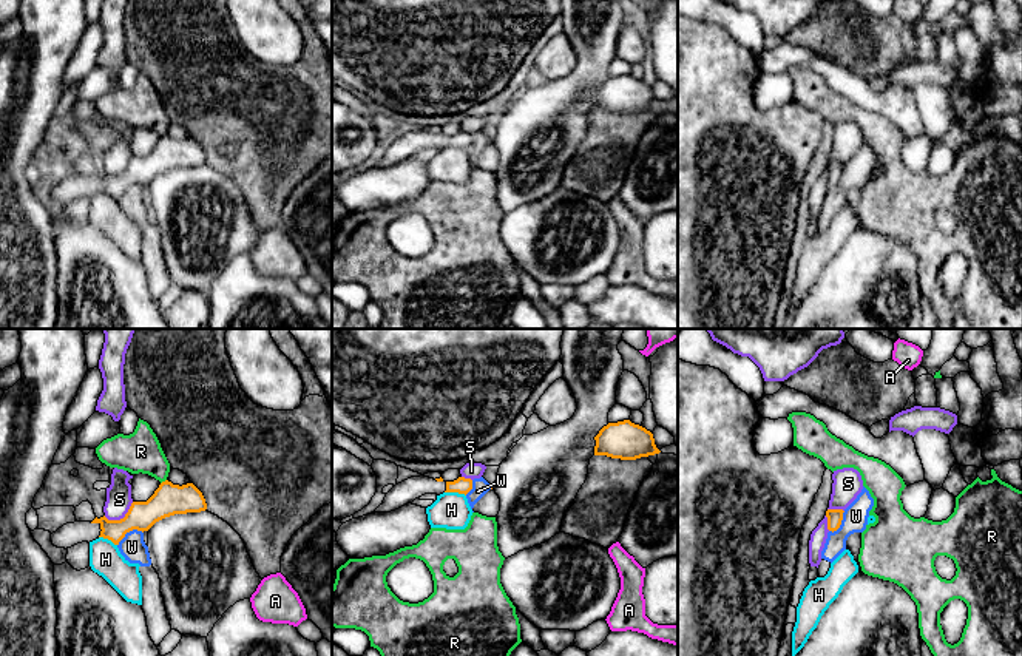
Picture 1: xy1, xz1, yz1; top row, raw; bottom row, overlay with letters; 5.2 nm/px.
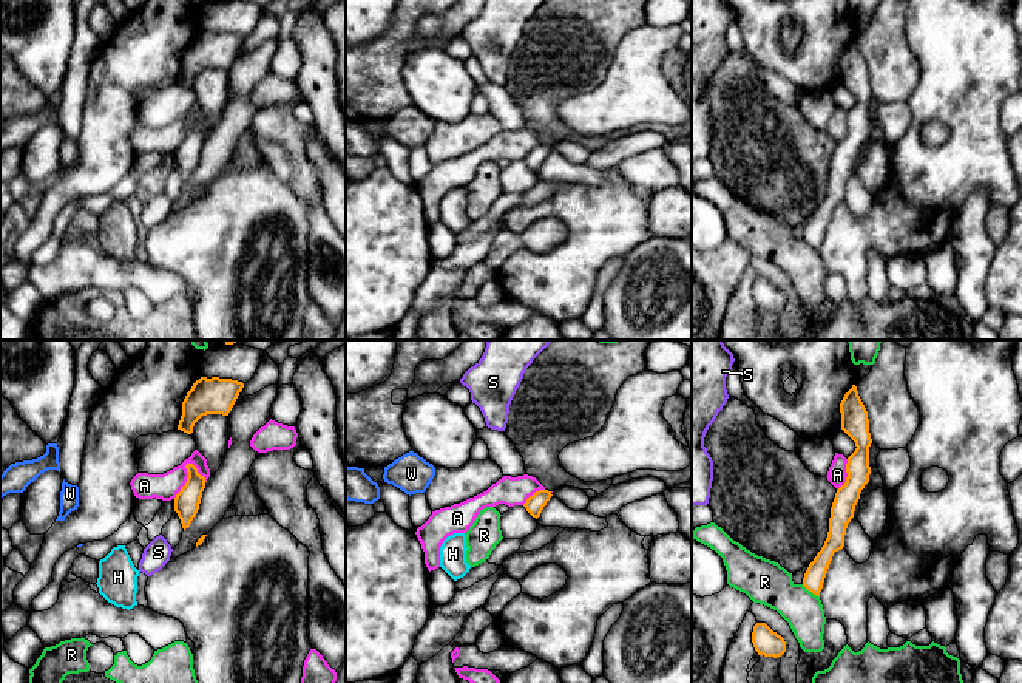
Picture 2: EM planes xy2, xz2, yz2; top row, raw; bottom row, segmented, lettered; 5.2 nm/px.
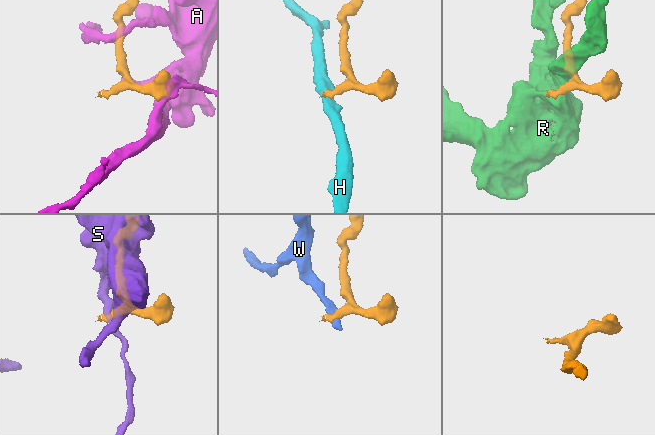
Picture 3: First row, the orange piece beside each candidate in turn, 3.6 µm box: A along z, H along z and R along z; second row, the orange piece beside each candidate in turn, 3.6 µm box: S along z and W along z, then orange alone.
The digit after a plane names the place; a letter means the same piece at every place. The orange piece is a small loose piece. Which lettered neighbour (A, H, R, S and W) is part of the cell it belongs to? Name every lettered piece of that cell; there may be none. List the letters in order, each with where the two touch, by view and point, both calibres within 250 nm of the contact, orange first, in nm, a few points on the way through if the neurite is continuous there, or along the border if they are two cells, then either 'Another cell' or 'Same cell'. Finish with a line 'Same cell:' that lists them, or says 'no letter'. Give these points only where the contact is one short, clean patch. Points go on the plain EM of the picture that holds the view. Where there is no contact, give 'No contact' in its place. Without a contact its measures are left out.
A: Touches orange at xy2 (187, 133). Thickness 130 nm (orange) against 140 nm. Boundary: xy2 (192, 116), (186, 119), (186, 138), (173, 152). Another cell
H: Touches orange at xz1 (456, 145). Thickness 90 nm (orange) against 190 nm. Boundary: xz1 (445, 145), (457, 145), (465, 150). Another cell
R: Touches orange at yz2 (811, 244). Thickness 110 nm (orange) against 240 nm. Another cell
S: Touches orange at xy1 (121, 173). Thickness 150 nm (orange) against 130 nm. Boundary: xy1 (133, 156), (119, 173), (107, 173), (104, 170). Another cell
W: Touches orange at xy1 (128, 185). Thickness 150 nm (orange) against 140 nm. Boundary: xy1 (142, 185), (128, 185), (118, 199). Another cell
Same cell: no letter

